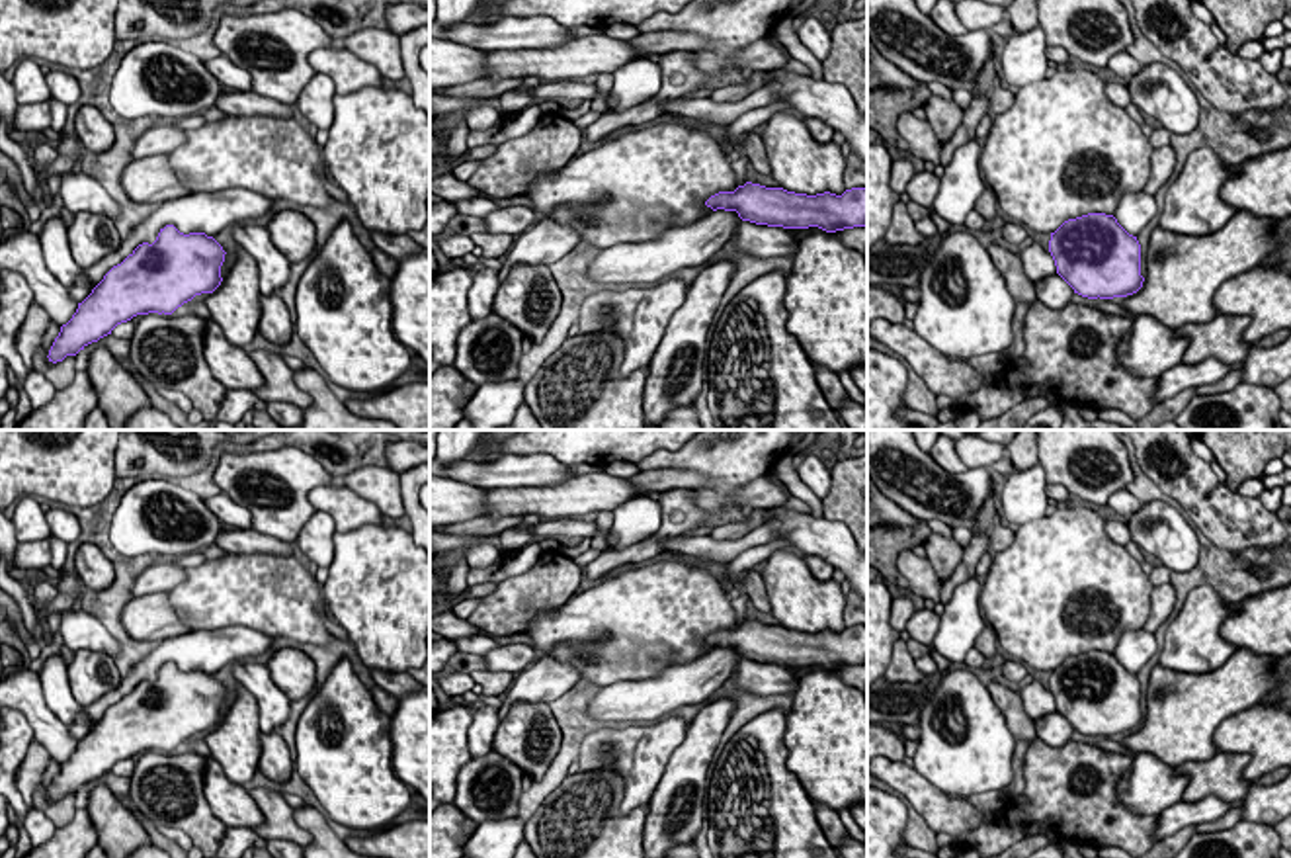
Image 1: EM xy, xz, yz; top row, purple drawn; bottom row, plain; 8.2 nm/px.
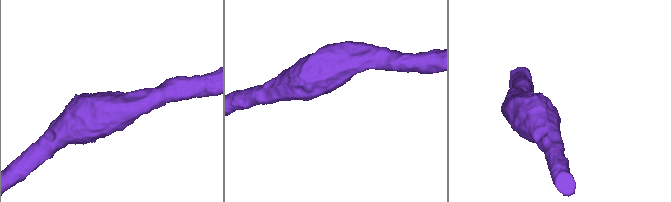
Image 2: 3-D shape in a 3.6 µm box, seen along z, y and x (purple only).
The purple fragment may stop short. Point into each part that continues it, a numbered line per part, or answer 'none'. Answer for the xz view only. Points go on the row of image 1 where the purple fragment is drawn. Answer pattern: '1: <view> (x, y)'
none

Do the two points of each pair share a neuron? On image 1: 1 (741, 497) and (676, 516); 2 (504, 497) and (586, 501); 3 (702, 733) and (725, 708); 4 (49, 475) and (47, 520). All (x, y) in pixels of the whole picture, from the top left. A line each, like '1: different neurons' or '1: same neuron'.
1: same neuron
2: same neuron
3: same neuron
4: different neurons

